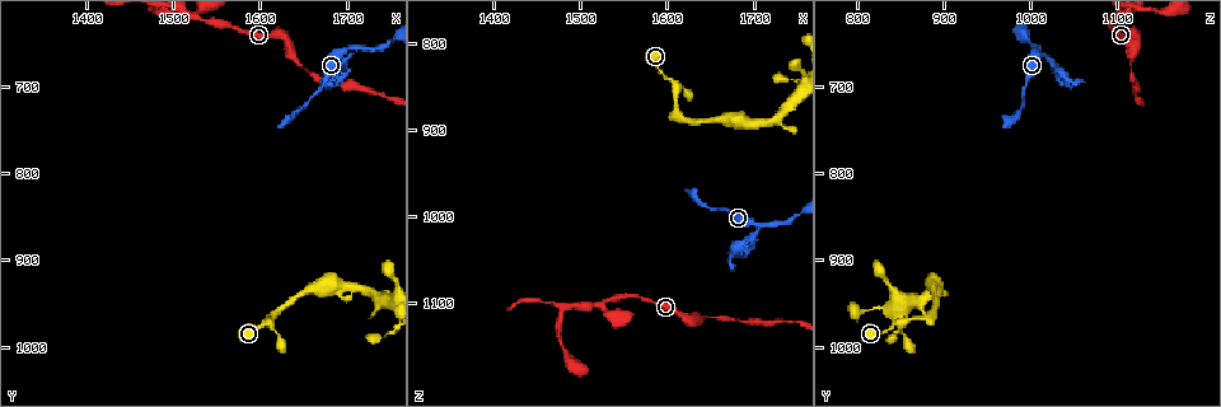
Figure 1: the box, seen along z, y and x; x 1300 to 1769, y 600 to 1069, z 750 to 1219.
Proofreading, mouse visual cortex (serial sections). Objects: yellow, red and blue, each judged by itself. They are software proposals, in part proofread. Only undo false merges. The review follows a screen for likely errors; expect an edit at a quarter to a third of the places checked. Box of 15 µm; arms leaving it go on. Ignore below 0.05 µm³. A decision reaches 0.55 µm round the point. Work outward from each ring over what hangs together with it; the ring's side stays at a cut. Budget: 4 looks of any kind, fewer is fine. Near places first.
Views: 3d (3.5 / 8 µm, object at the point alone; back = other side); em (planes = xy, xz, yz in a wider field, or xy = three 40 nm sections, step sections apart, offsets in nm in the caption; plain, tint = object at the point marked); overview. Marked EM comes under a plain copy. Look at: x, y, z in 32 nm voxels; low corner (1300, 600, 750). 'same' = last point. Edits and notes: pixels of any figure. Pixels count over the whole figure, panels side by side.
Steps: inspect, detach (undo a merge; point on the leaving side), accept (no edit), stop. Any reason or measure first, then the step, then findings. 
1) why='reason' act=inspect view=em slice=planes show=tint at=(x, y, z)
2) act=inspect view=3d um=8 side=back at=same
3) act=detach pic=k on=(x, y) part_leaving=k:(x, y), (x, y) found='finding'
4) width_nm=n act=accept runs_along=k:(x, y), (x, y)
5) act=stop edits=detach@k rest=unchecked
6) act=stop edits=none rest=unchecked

why='sharp bend' act=inspect view=3d um=3.5 at=(1610, 970, 880)

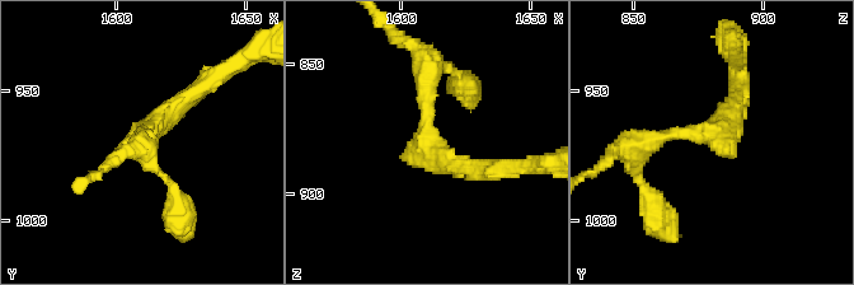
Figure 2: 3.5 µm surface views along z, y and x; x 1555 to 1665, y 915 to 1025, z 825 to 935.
act=inspect view=em slice=xy step=5 show=tint at=(1612, 966, 882)

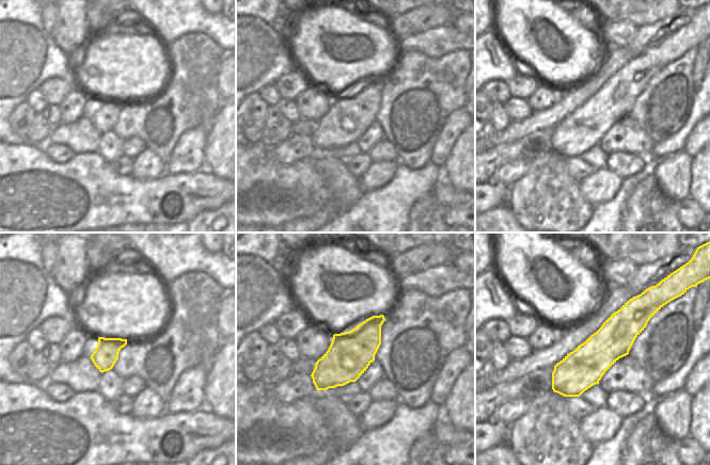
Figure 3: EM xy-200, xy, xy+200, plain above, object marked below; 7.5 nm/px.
act=accept runs_along=3:(635, 301), (633, 314), (556, 389) found='continuous, no second cell'

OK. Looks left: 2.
why='a fork' act=inspect view=3d um=8 side=back at=(1710, 660, 1015)

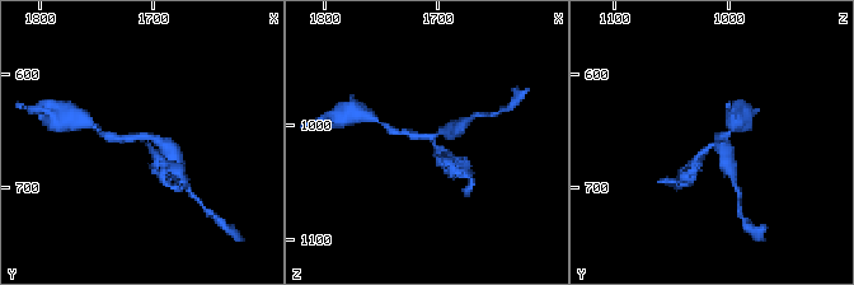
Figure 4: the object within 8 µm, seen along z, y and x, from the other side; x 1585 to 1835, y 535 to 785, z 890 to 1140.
arms=3 arm_widths_nm=150,200,400 act=inspect view=em slice=planes show=tint at=(1706, 656, 1008)

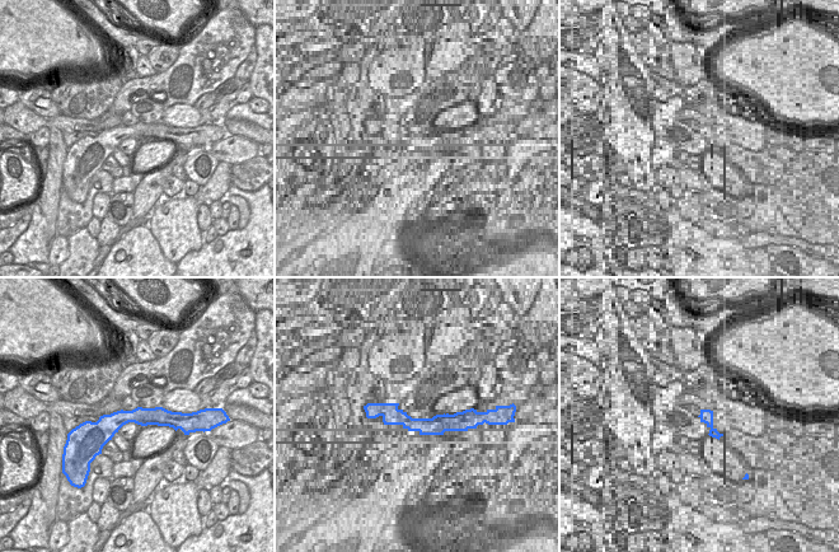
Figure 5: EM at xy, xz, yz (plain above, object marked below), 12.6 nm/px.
act=detach pic=4 on=(155, 155) part_leaving=4:(713, 143), (684, 176) found='two cells meet here'

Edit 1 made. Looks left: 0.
act=stop edits=detach@4 rest=unchecked

